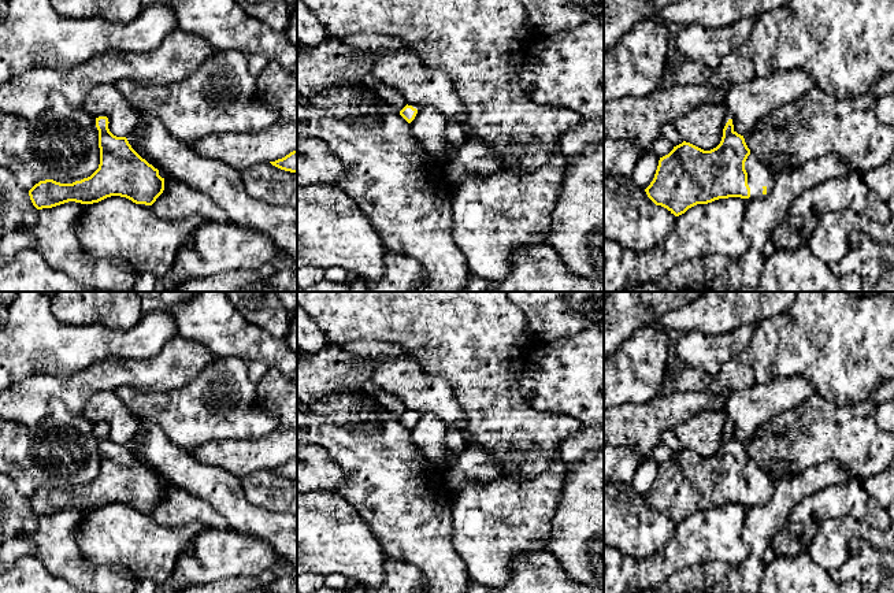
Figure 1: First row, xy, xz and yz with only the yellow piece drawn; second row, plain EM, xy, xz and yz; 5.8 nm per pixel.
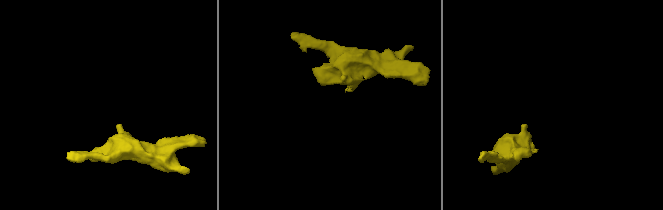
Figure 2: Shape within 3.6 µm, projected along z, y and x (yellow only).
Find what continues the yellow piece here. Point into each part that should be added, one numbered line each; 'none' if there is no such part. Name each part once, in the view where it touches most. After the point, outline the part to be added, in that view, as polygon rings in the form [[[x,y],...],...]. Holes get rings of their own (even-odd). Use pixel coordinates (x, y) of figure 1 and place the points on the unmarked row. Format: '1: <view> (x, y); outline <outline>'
1: yz (759, 481); outline [[[750,460],[745,468],[748,479],[748,492],[750,494],[749,505],[764,505],[775,492],[776,482],[757,463]]]

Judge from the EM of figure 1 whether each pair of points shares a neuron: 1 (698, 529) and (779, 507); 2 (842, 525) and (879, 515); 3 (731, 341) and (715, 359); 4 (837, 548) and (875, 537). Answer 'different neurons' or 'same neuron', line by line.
1: different neurons
2: different neurons
3: same neuron
4: same neuron

